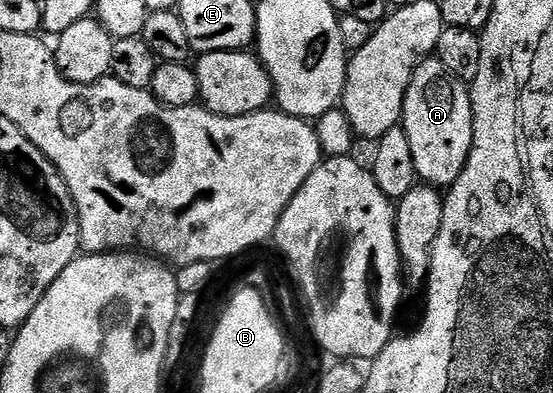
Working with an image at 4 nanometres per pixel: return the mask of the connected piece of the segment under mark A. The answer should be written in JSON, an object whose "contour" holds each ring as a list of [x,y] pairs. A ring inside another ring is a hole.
{"contour":[[[435,58],[421,60],[420,65],[414,70],[414,78],[410,82],[410,86],[406,90],[406,98],[404,99],[404,114],[402,117],[402,127],[406,138],[410,138],[410,150],[414,153],[414,170],[417,177],[423,183],[433,185],[441,190],[451,188],[452,184],[460,175],[466,166],[466,162],[470,158],[470,150],[472,149],[472,139],[474,138],[474,126],[472,125],[472,94],[469,85],[463,83],[458,78],[454,78],[450,74],[450,70],[446,70],[446,66],[442,66],[442,62]]]}

